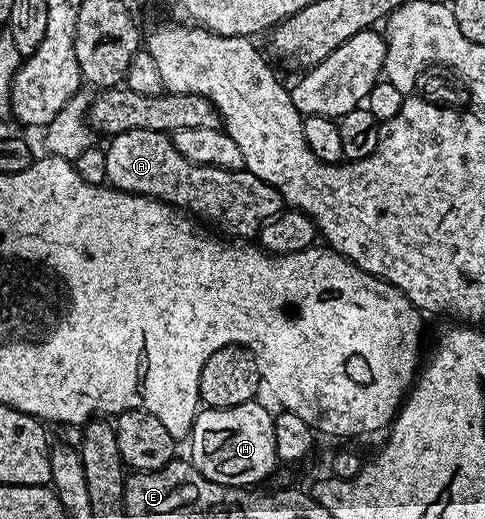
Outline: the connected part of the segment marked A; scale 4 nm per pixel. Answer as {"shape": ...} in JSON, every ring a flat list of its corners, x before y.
{"shape":[[124,130,124,134,109,137,105,150,108,158,106,184,109,187,137,196,152,196,155,200,185,210,207,225,219,224,223,237,253,237,267,220,283,211,282,195,268,186,268,182,245,170,225,172,222,168,188,162,188,158,176,150,173,139,167,133]]}

